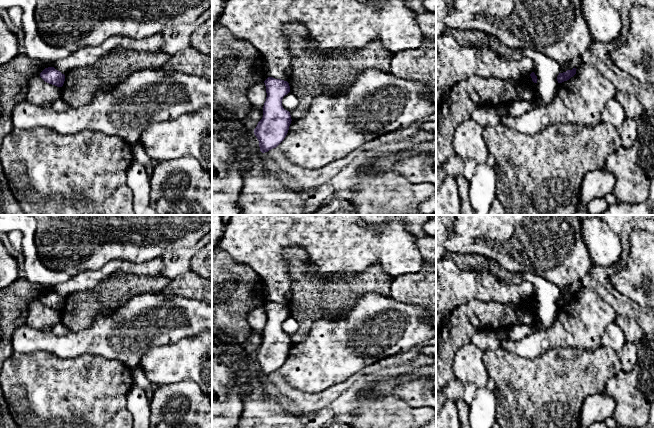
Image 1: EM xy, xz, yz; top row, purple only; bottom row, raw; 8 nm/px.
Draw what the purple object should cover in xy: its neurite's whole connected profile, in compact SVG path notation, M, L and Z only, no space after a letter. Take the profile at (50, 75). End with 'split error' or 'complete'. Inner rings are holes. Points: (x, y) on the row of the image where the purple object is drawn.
M54 67L45 68L41 73L40 77L47 83L62 87L65 81L65 75Z | complete

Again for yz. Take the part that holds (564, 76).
M573 68L572 70L567 70L566 72L559 73L559 75L557 76L558 83L562 83L564 81L569 80L576 74L576 70L576 68Z | complete

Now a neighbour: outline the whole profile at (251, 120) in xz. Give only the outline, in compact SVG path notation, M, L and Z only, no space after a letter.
M251 107L250 111L246 115L244 121L242 122L242 125L247 129L247 130L252 130L256 128L258 122L262 119L263 117L263 109L259 109L256 107Z

